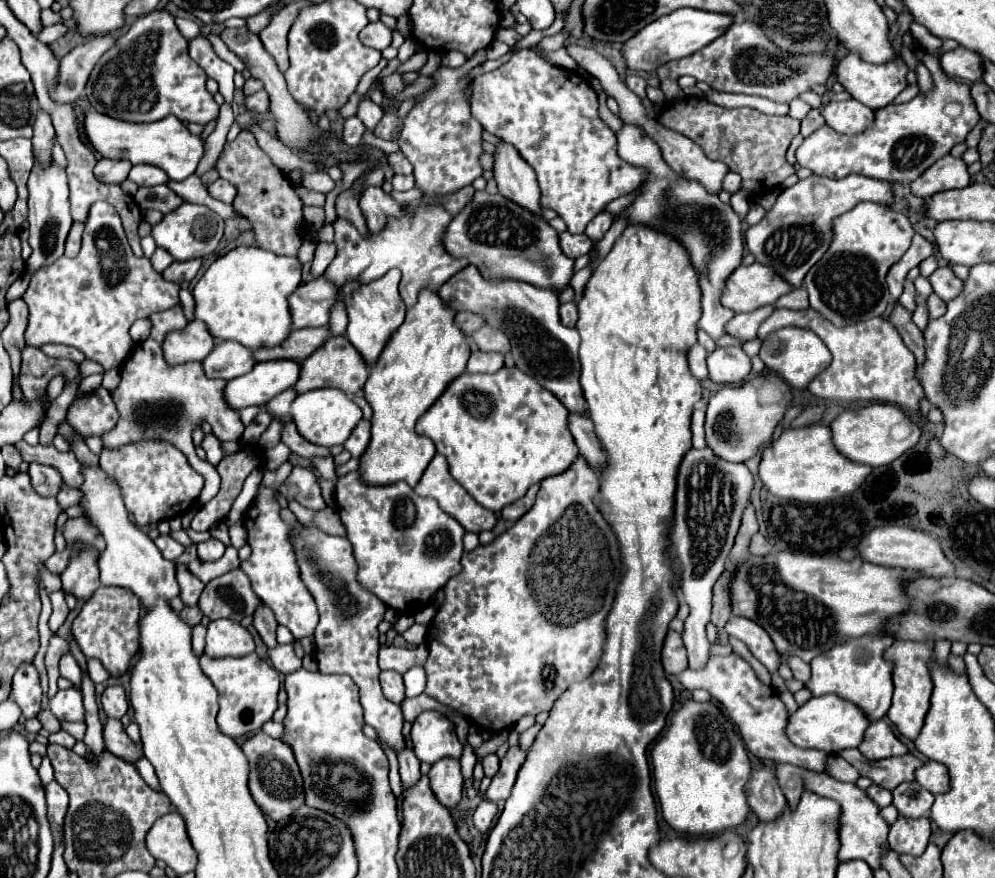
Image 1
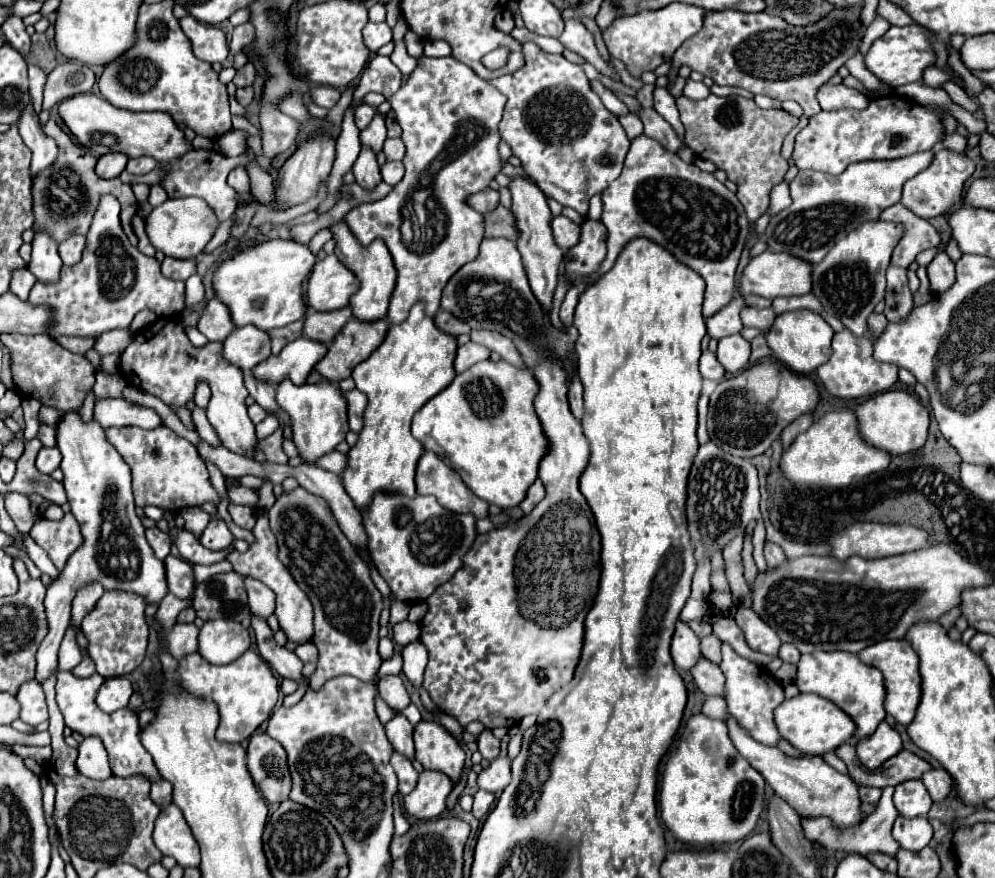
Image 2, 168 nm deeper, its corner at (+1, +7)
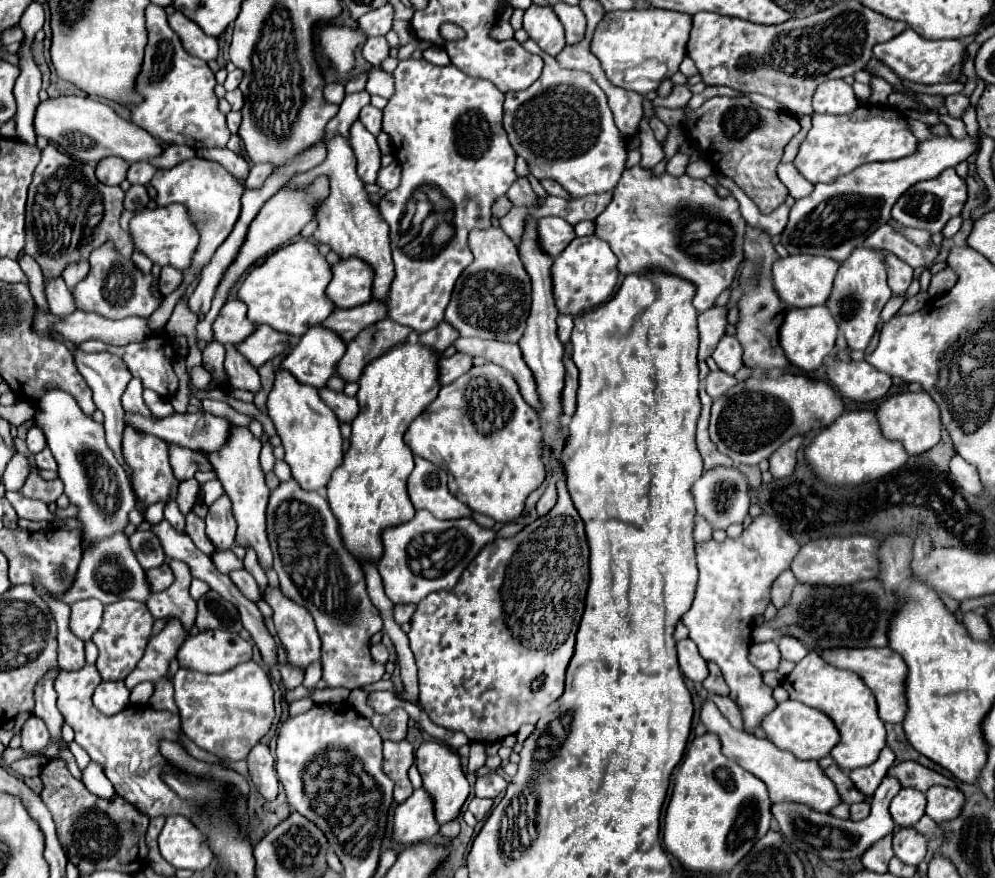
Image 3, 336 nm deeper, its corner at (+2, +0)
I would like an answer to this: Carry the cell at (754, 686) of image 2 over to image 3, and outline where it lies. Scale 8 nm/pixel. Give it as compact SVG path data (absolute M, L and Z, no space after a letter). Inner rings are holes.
M761 513L749 527L735 539L715 541L709 539L697 545L699 585L693 607L683 615L683 625L689 629L689 637L699 647L705 661L719 665L729 689L731 699L739 705L747 731L759 727L761 719L775 709L773 689L761 681L761 673L749 663L751 625L757 615L763 615L771 603L773 581L789 569L791 561L799 553L799 543L781 527L777 517Z

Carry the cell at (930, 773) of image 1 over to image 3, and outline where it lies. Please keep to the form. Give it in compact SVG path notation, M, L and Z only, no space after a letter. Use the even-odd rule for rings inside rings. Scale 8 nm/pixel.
M933 787L929 789L927 793L927 807L925 807L925 813L937 821L937 823L943 823L943 821L951 821L955 819L963 805L965 805L965 797L959 789L949 789L949 787Z

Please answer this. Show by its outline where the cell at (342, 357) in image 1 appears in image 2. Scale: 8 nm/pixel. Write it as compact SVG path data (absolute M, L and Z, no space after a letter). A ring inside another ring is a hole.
M350 320L330 342L322 362L314 366L324 380L340 382L352 376L352 370L364 362L384 340L388 324L382 322L354 322Z

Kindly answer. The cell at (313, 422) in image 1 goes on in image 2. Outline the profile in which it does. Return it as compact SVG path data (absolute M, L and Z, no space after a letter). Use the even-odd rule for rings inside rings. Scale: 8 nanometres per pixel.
M290 380L280 382L276 386L276 402L286 410L292 418L292 440L300 450L300 456L308 462L324 456L326 452L334 450L340 442L344 442L348 434L348 402L342 390L332 382L316 382L316 384L302 384L296 386Z

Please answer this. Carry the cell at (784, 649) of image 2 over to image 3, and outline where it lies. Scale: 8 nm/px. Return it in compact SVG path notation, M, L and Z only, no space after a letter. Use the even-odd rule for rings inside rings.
M783 635L781 639L779 639L779 651L781 651L781 657L783 659L789 659L789 661L801 661L809 651L807 651L807 647L799 641L799 639L795 639L795 637L789 637L789 635Z

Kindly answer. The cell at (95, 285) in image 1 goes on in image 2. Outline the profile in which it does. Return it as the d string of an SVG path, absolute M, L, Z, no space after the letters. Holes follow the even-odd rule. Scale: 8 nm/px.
M102 194L92 226L86 234L86 248L82 260L74 266L62 266L60 278L56 282L36 282L28 294L28 302L38 306L46 304L52 308L52 320L48 322L46 334L50 338L58 336L80 336L98 338L108 330L124 330L130 326L132 318L143 309L152 310L157 316L173 316L183 311L185 306L185 283L162 276L160 262L156 258L144 256L136 246L132 246L120 224L120 204L112 194Z

